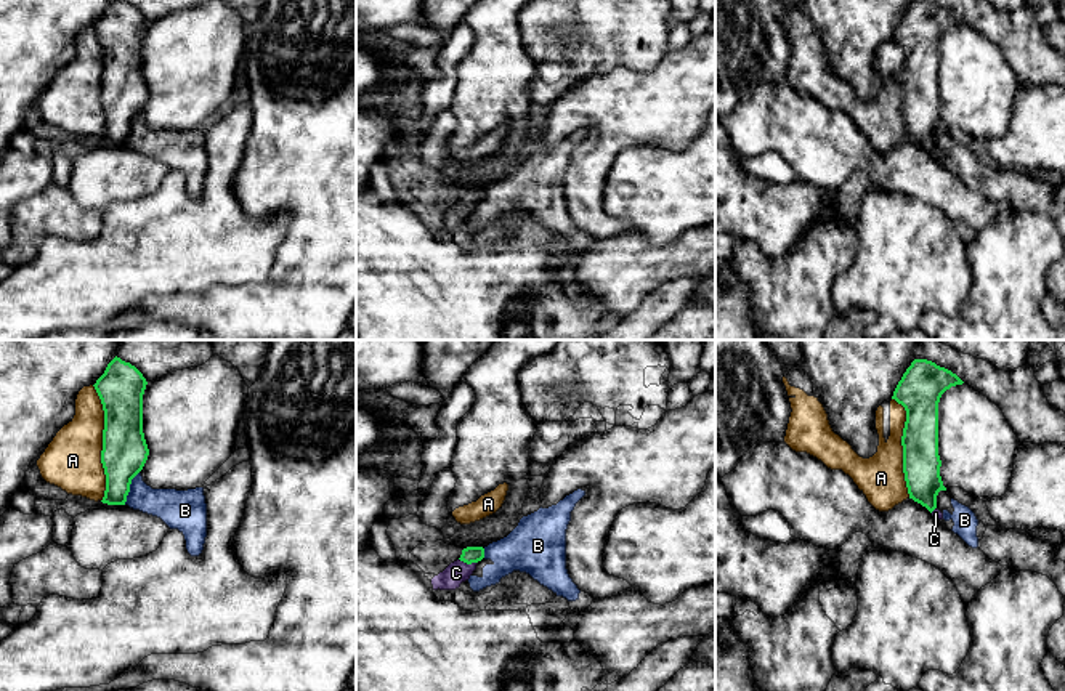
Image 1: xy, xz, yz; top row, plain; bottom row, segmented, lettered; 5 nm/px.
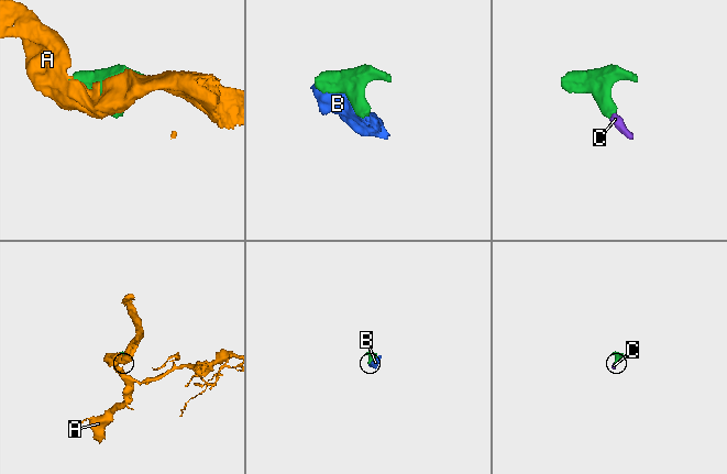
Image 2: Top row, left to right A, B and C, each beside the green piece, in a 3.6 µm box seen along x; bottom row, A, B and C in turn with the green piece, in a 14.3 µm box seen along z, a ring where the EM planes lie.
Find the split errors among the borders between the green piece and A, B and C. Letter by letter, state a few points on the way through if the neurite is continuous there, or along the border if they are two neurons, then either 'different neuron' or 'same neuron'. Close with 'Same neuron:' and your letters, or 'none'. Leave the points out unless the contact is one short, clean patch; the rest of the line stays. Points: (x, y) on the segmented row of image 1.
A: different neuron
B: different neuron
C: runs through xz (469, 555), (469, 563), (456, 573); same neuron
Same neuron: C

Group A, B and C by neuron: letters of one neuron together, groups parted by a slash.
A / B / C

